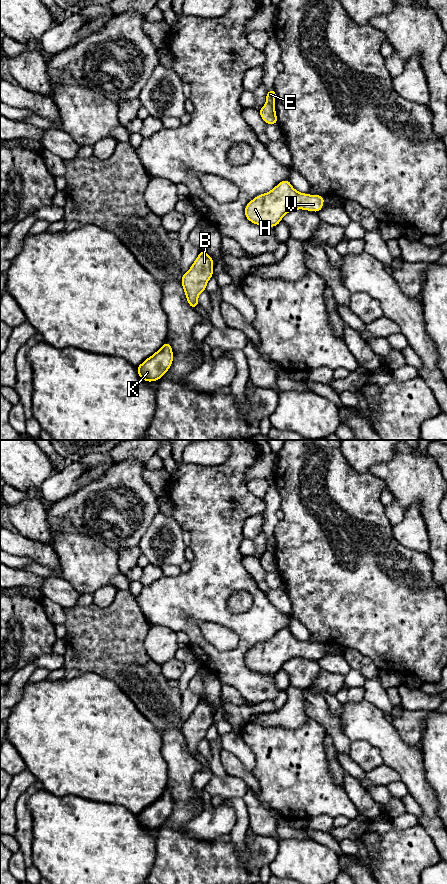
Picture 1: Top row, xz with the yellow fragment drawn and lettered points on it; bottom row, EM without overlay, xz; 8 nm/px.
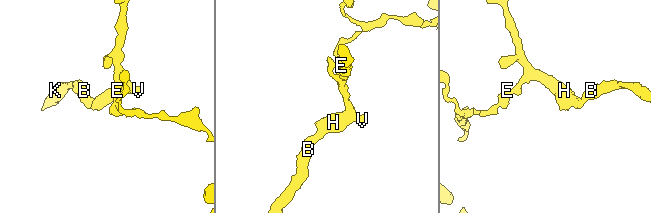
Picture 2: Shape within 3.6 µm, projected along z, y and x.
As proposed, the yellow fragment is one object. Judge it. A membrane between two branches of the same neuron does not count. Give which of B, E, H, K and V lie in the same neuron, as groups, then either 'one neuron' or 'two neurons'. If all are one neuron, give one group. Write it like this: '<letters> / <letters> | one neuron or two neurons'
B H K V / E | two neurons

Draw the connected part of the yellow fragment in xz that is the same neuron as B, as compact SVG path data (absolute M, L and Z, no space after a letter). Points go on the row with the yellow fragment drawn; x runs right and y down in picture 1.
M202 250L191 268L182 276L181 284L191 308L199 305L198 295L205 291L213 276L213 265L213 259Z

